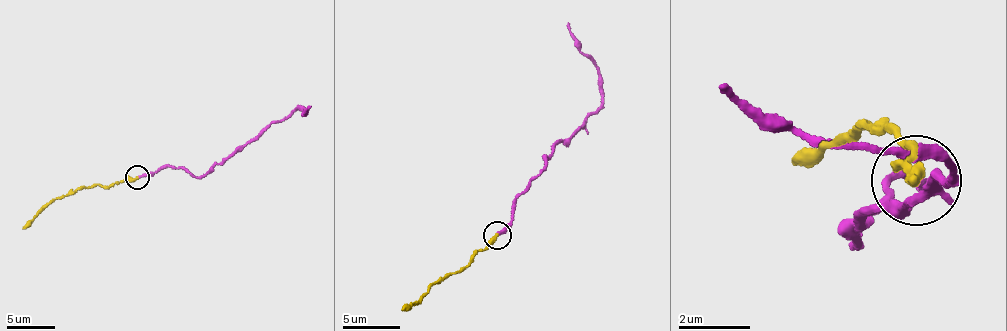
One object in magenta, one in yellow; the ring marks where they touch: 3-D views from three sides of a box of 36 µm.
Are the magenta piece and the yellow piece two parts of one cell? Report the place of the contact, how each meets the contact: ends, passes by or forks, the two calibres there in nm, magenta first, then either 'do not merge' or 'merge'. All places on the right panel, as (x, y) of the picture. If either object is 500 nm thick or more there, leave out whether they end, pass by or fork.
at (916, 180); magenta ends there; yellow ends there; 200 nm thick on the magenta side, 300 nm on the other; do not merge

